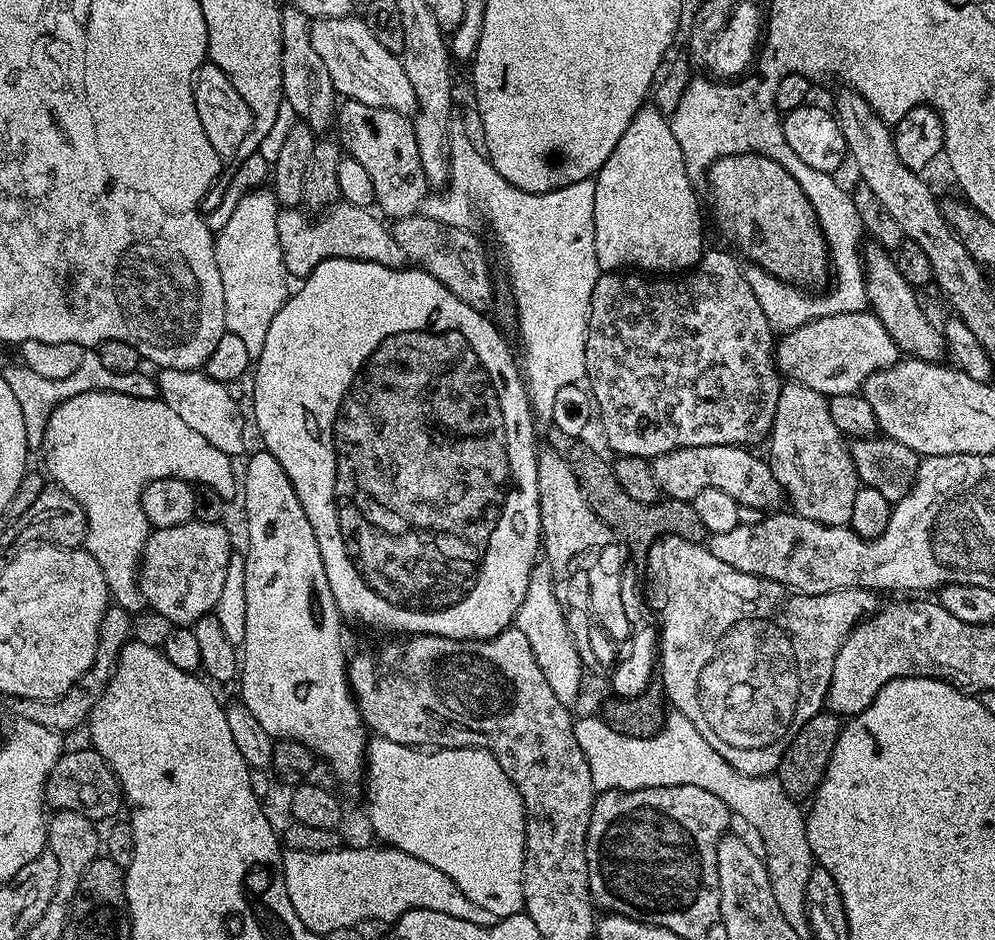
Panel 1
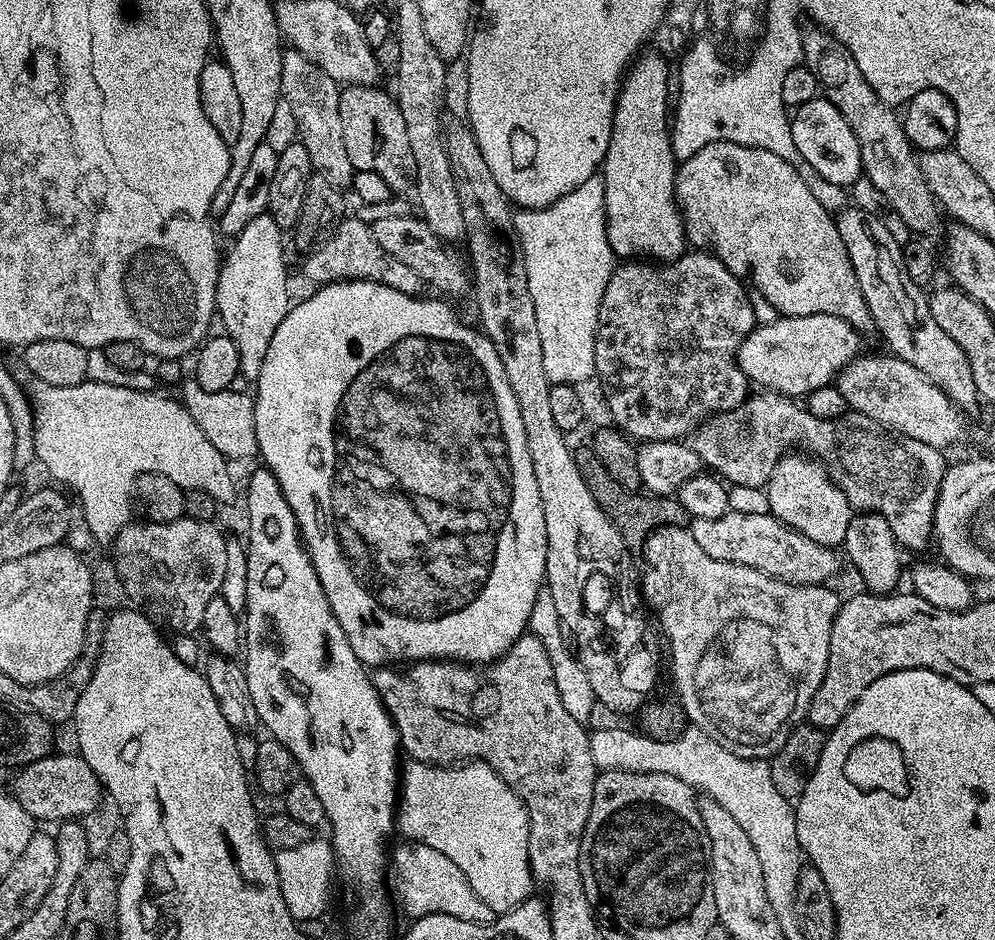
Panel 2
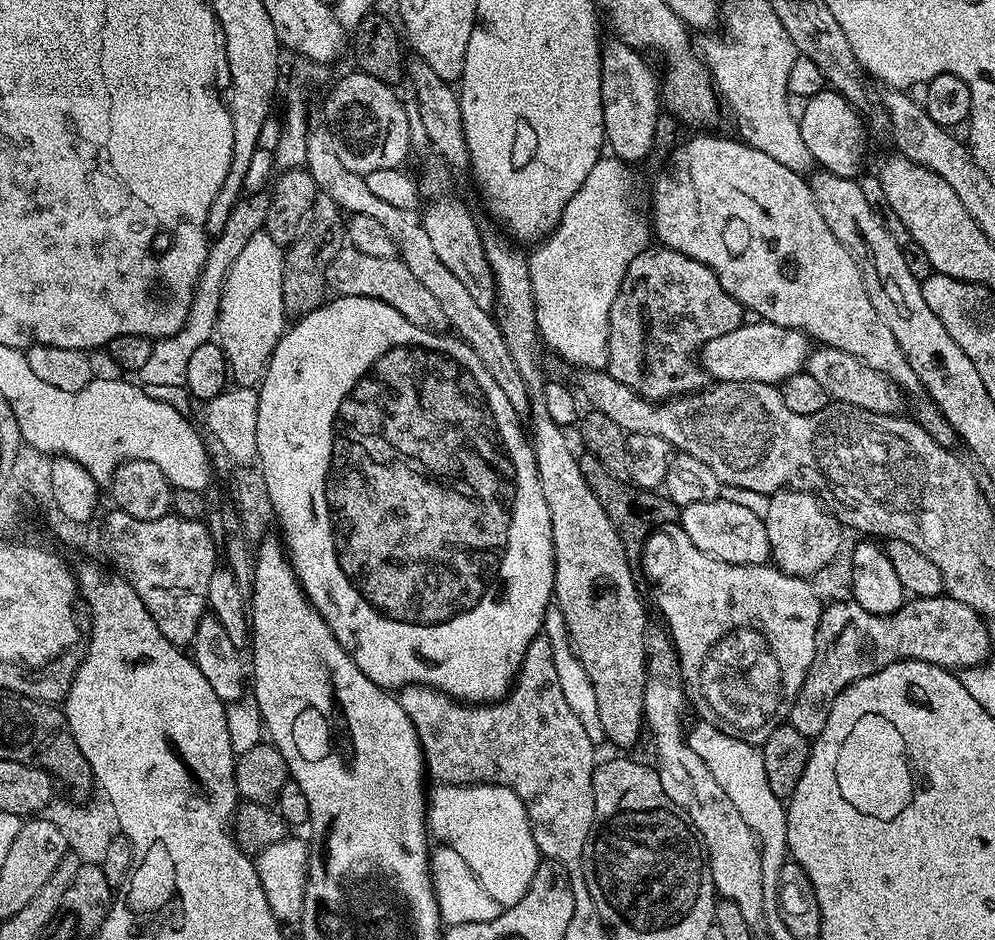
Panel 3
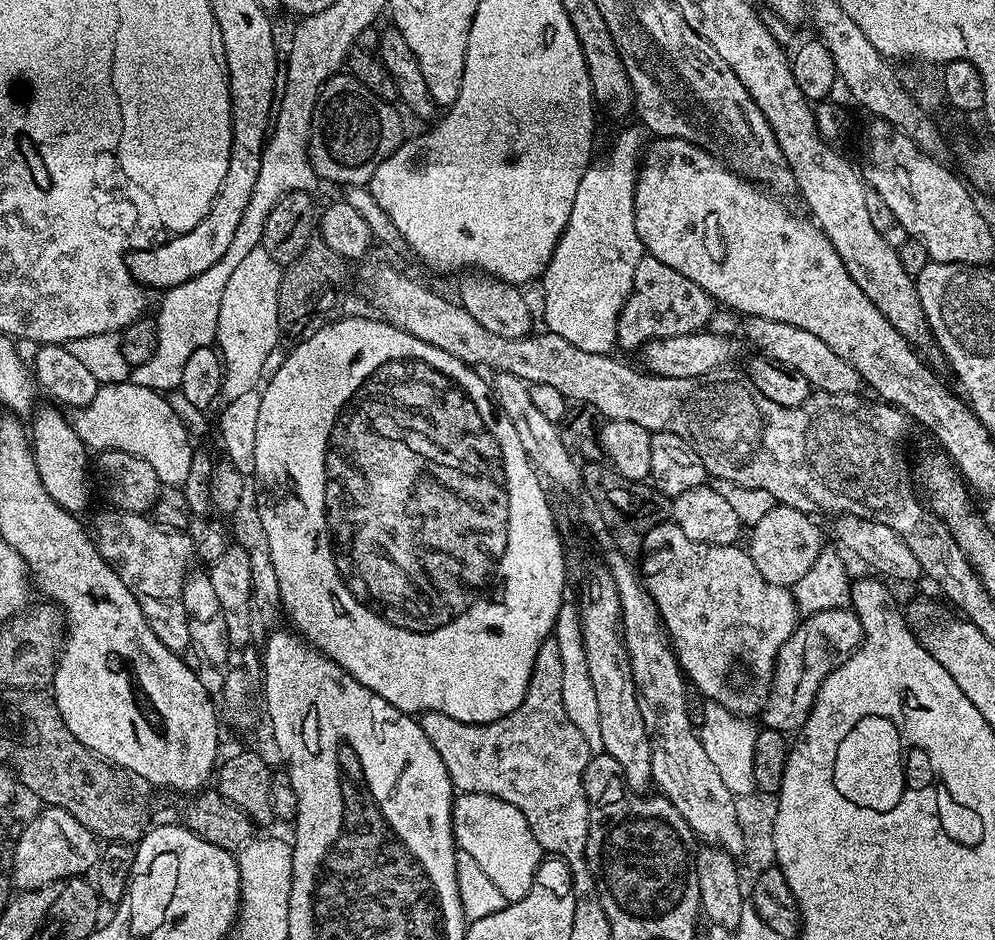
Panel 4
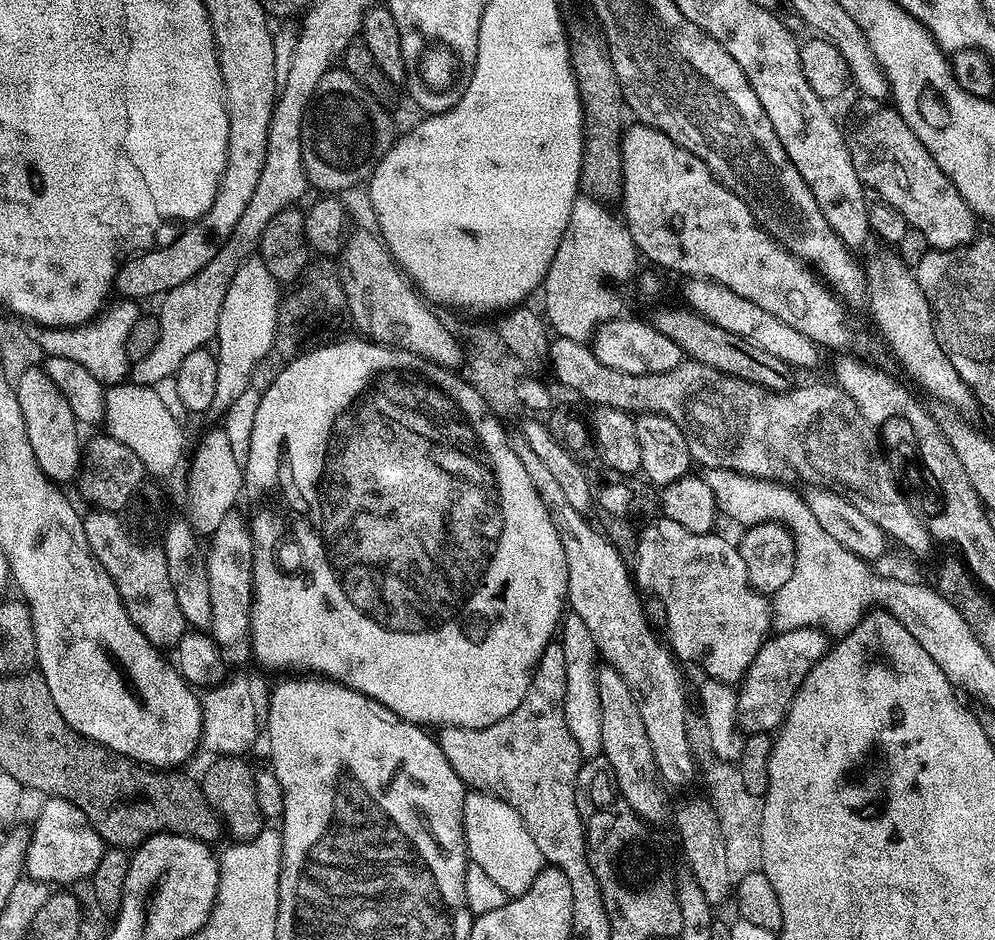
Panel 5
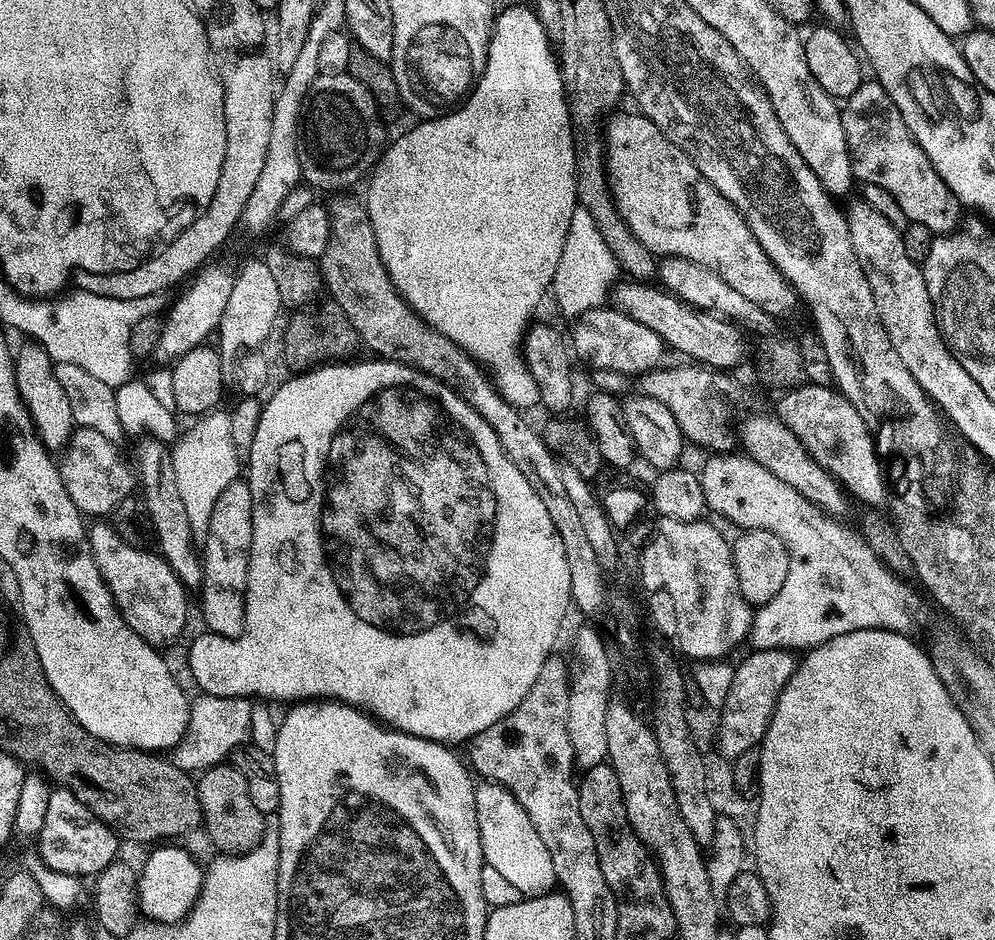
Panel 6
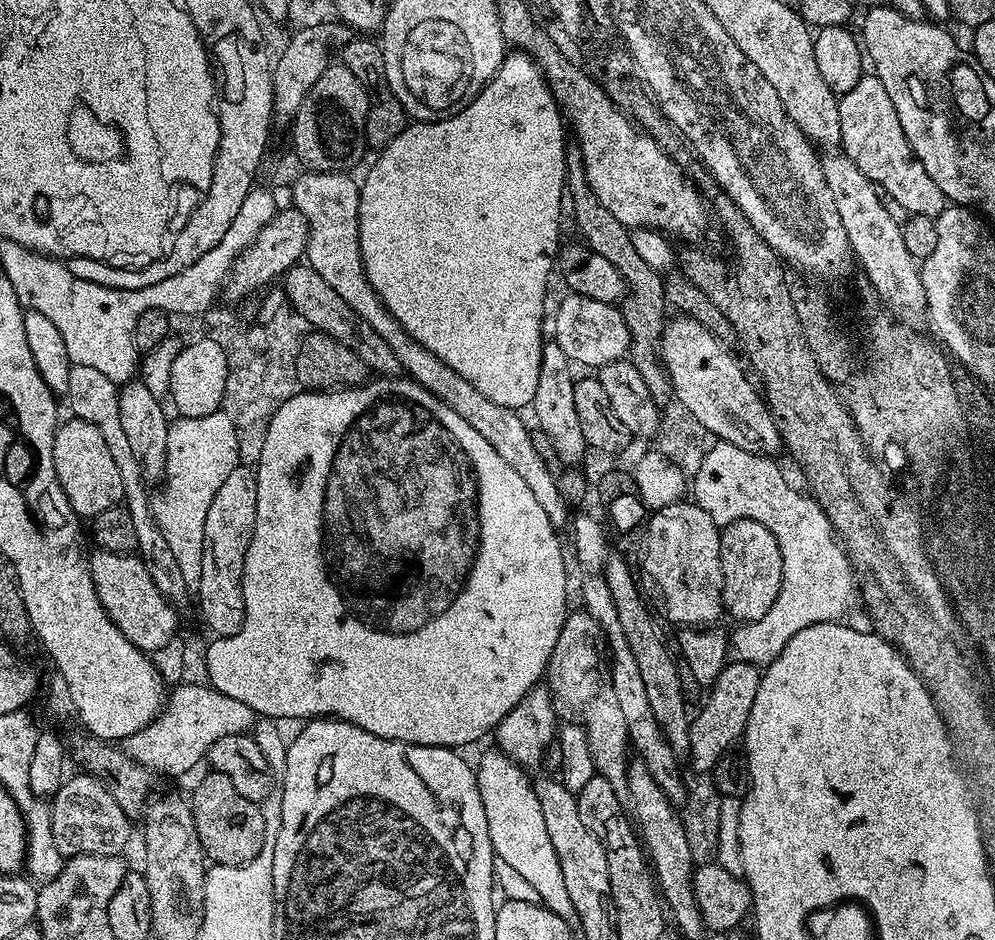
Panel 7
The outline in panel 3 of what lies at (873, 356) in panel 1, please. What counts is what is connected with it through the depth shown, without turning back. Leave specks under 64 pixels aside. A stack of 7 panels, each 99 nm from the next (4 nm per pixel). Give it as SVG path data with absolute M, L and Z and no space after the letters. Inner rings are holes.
M757 319L752 323L756 324L751 324L751 322L739 324L734 330L730 330L730 334L721 334L719 338L711 339L710 342L706 342L704 347L701 348L698 357L700 367L704 369L705 373L713 381L762 382L763 384L779 385L786 378L798 374L807 365L810 340L803 332L787 328L786 326L771 324L769 320Z

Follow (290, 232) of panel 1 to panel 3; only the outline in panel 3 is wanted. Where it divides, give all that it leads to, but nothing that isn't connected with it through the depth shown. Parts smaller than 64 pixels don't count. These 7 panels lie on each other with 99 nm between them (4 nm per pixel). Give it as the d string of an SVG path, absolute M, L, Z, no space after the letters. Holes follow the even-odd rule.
M351 246L341 247L339 254L328 264L329 289L333 288L336 296L357 296L358 298L374 298L386 302L386 306L394 306L402 318L414 322L414 326L440 330L446 321L434 294L410 274L408 267L396 256L390 258L373 258L362 250Z

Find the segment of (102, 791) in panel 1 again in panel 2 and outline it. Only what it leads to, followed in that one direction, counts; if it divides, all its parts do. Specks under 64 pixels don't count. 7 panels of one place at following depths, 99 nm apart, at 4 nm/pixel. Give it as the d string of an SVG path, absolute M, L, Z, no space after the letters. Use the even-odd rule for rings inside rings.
M49 754L36 760L32 764L23 765L19 769L20 772L16 776L16 781L10 784L10 791L16 797L16 801L22 806L22 810L26 810L26 814L30 814L33 821L40 820L56 820L55 822L76 822L80 816L88 816L100 804L100 796L102 797L102 785L98 774L94 774L94 770L90 770L90 766L78 754L72 756L56 756L57 754Z

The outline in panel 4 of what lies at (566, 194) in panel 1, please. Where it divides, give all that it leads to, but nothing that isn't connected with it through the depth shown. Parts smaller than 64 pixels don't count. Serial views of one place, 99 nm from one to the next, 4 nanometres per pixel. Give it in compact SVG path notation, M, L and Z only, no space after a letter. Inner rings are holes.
M635 127L621 134L620 141L613 146L612 153L605 160L597 159L588 167L586 174L582 174L578 194L574 194L570 218L564 233L560 235L560 241L556 243L551 262L544 267L542 277L547 331L558 334L558 338L566 338L566 342L570 342L570 346L578 346L578 350L590 350L590 354L608 354L617 347L616 327L620 311L632 289L634 270L646 255L634 226L634 194L642 163L642 149L649 143L650 136L643 127Z

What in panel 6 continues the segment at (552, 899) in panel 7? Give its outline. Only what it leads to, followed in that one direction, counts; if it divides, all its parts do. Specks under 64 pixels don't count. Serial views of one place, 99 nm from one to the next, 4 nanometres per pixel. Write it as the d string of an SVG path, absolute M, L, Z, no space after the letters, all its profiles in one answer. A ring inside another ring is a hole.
M495 782L477 783L476 817L476 830L482 842L485 864L494 866L494 870L498 870L510 883L518 886L521 897L547 896L557 887L550 850L546 850L546 842L538 838L534 822L530 822L528 812L522 810L509 788L503 788Z

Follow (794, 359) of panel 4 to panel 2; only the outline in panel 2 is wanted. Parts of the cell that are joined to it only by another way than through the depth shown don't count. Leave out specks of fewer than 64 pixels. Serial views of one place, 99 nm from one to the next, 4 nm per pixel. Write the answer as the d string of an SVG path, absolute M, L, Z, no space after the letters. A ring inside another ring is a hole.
M861 354L840 371L834 381L834 387L846 398L849 409L874 418L889 432L898 432L906 438L918 438L941 450L948 447L964 432L965 413L956 407L947 396L922 370L914 370L910 362L891 354L867 356Z

